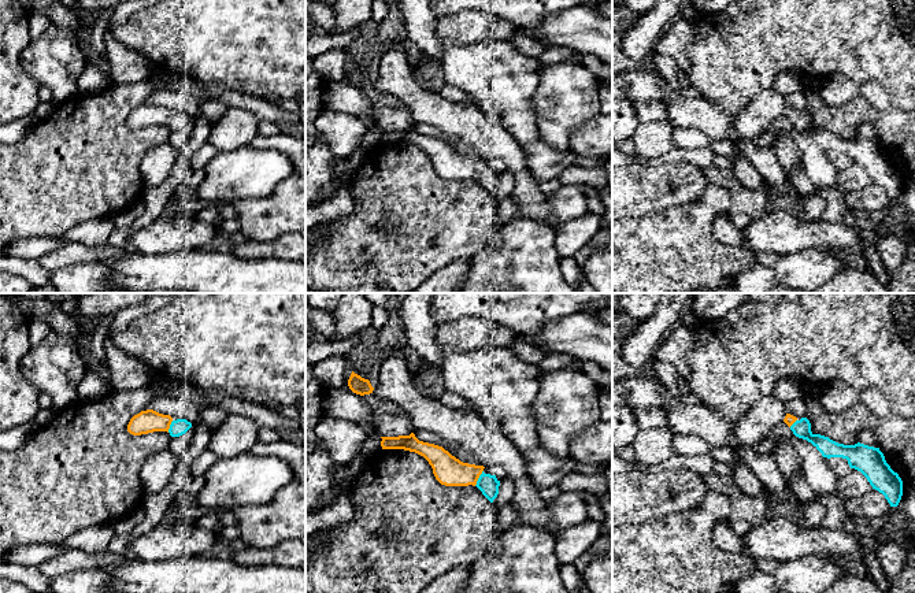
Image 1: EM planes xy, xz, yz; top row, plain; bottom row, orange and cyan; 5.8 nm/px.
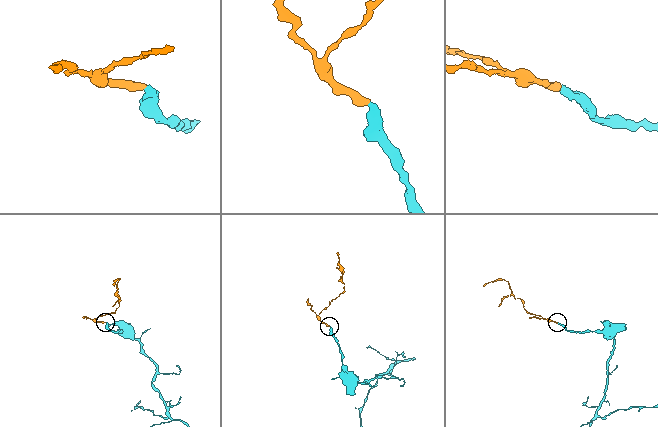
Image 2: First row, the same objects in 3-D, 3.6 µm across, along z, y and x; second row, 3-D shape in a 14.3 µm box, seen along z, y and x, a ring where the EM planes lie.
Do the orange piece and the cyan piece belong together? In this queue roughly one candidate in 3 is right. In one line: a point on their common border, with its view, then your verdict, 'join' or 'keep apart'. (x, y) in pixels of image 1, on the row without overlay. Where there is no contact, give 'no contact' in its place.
xz (478, 170) | join

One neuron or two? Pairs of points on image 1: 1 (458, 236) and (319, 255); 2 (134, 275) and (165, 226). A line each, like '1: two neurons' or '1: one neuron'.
1: one neuron
2: two neurons

